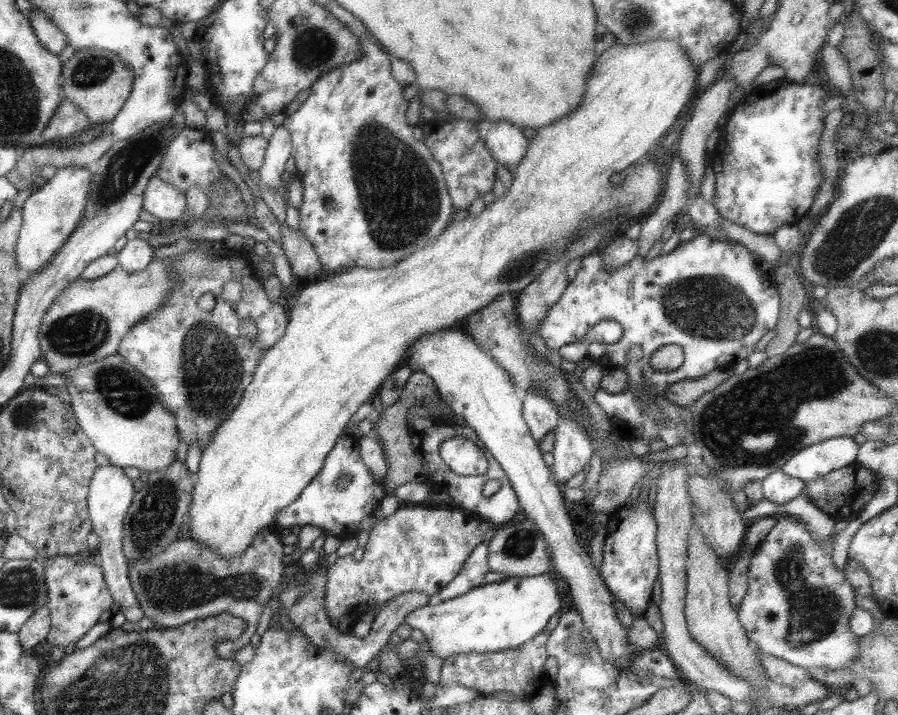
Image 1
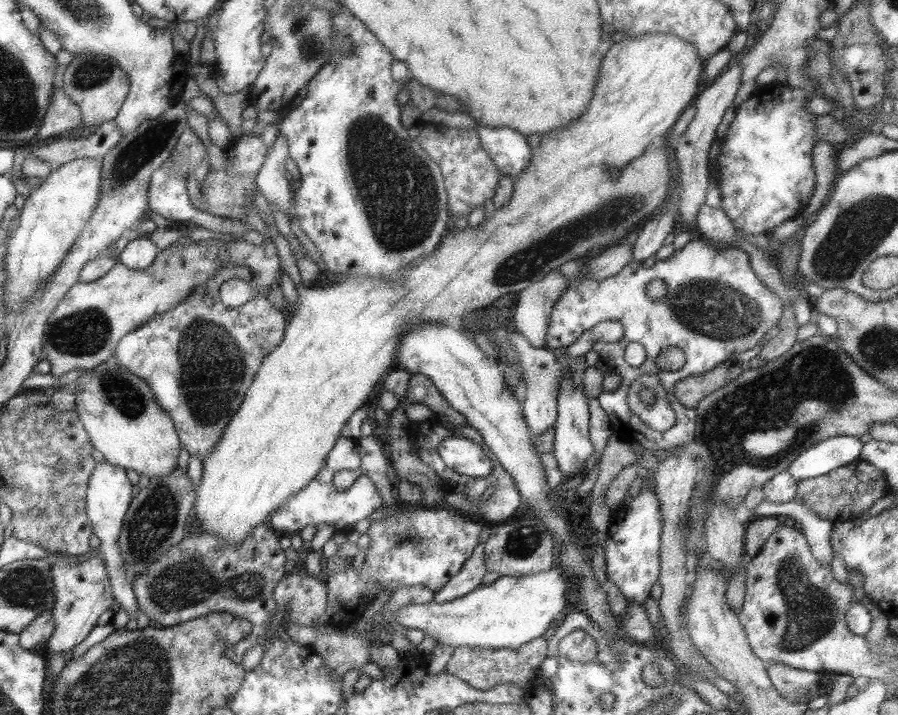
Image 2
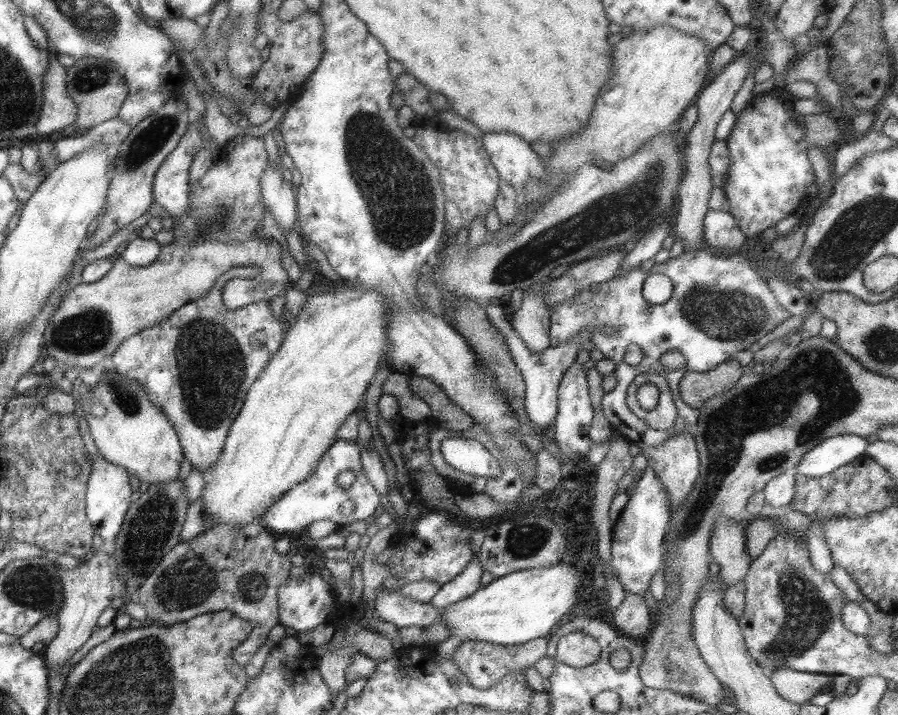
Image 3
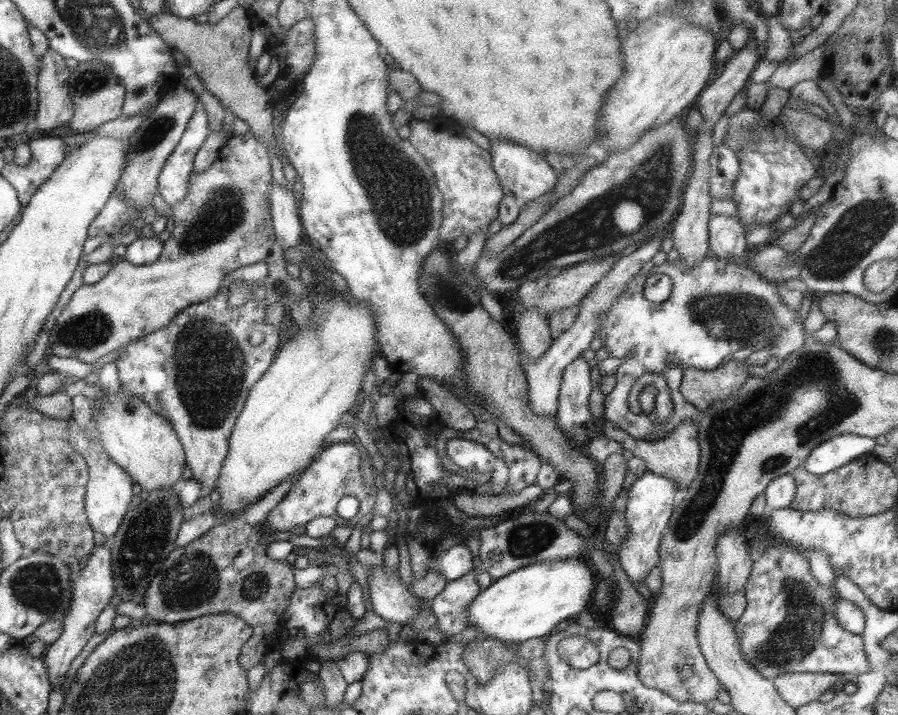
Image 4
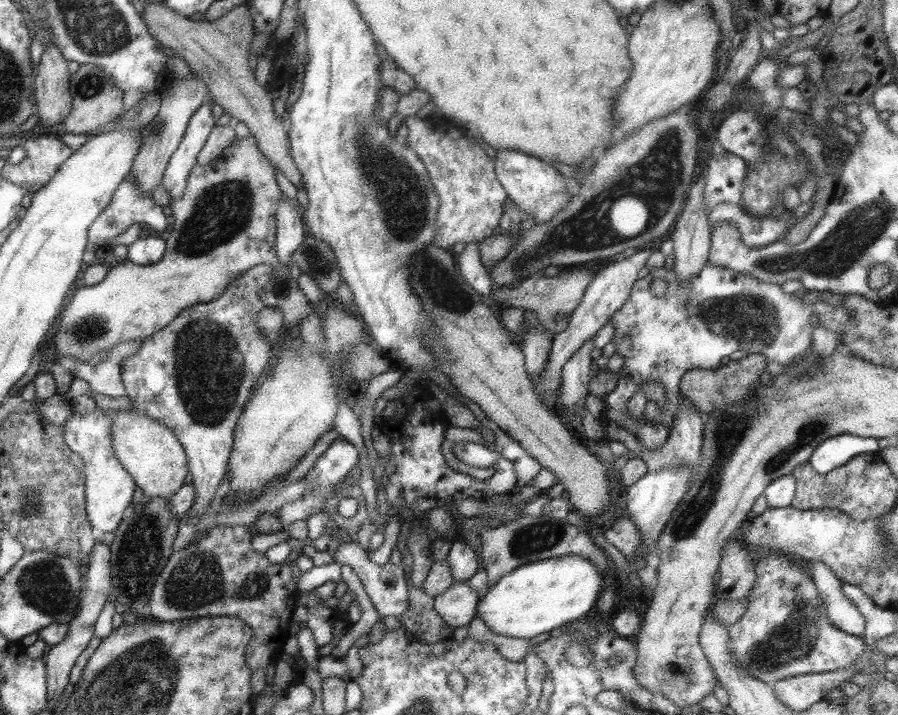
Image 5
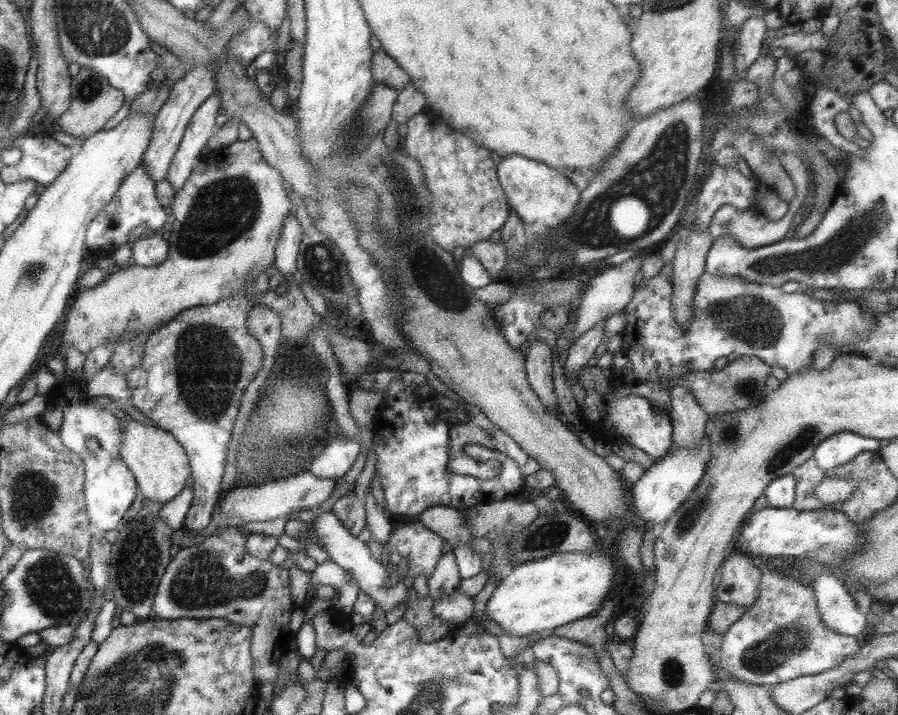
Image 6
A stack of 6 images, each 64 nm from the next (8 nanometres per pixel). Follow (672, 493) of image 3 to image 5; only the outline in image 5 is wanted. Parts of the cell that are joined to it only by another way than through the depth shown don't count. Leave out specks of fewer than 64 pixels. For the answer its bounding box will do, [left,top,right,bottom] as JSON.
[603,392,703,472]

